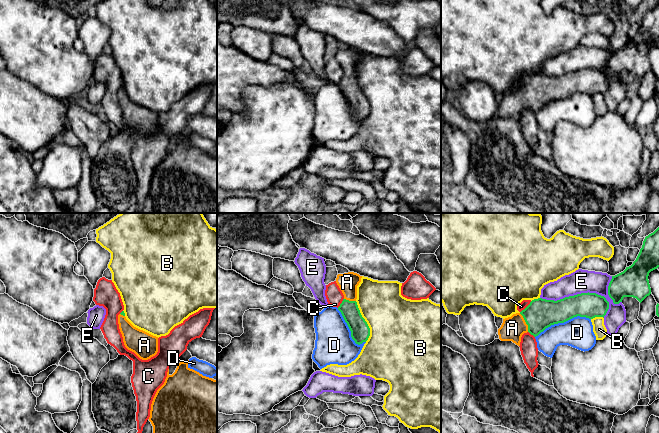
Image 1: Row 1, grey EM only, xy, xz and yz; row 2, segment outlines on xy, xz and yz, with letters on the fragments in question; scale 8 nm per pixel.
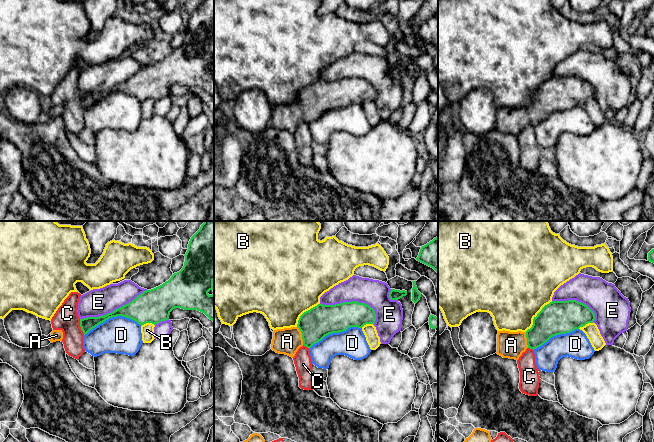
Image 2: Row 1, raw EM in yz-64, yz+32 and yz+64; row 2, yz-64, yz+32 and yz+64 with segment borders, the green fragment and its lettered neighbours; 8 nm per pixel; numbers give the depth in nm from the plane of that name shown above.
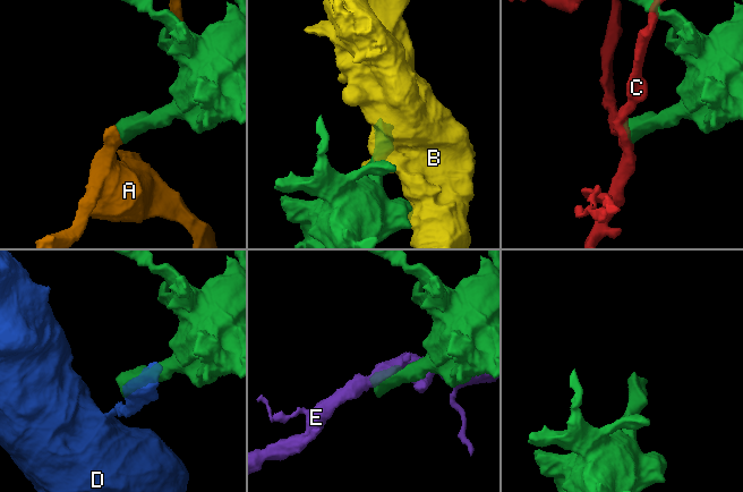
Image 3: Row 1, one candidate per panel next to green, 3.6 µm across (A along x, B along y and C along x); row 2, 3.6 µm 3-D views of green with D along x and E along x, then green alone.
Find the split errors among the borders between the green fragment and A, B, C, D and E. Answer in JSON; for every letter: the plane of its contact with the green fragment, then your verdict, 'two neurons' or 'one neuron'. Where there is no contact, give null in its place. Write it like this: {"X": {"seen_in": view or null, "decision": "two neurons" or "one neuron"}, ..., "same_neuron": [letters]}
{"A": {"seen_in": "yz", "decision": "one neuron"}, "B": {"seen_in": "xz", "decision": "two neurons"}, "C": {"seen_in": "yz", "decision": "two neurons"}, "D": {"seen_in": "yz", "decision": "two neurons"}, "E": {"seen_in": "yz", "decision": "two neurons"}, "same_neuron": ["A"]}

